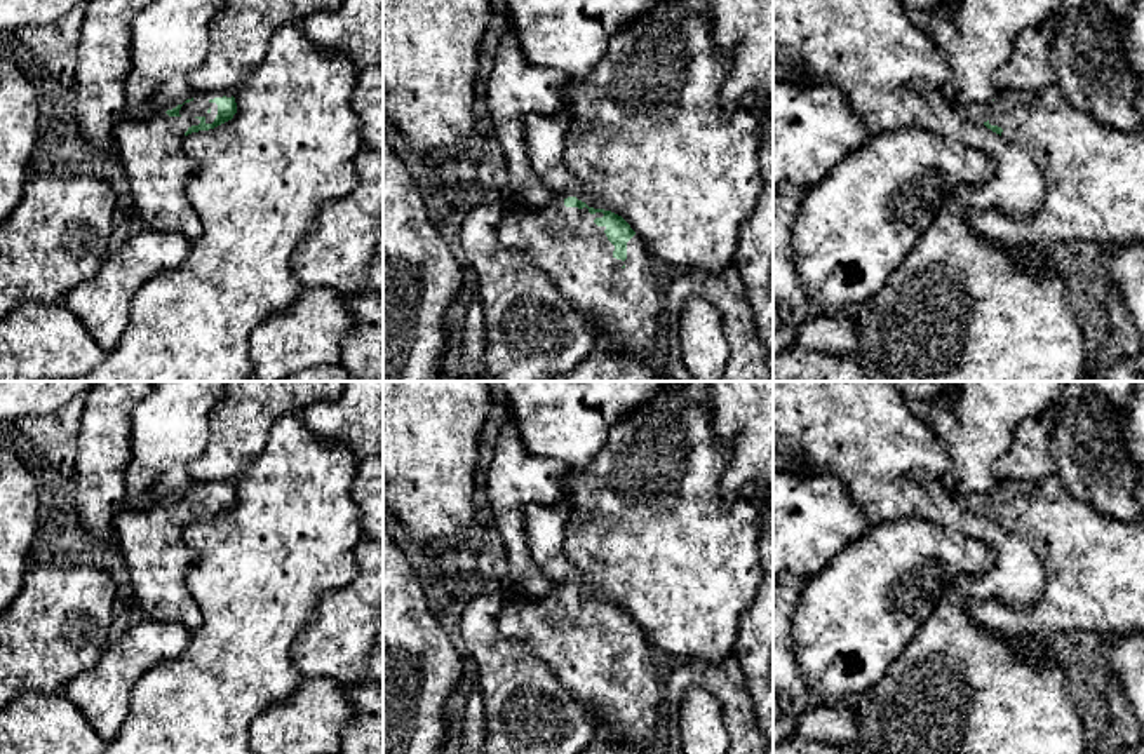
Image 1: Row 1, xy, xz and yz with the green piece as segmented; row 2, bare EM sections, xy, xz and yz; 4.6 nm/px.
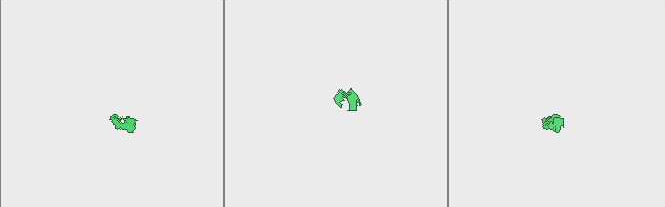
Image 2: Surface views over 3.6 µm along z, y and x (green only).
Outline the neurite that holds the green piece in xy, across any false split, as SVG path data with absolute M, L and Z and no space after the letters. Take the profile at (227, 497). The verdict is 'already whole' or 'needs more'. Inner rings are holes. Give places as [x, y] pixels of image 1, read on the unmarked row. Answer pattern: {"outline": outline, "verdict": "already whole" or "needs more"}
{"outline": "M211 481L197 482L165 503L155 503L148 508L124 507L113 515L113 535L131 576L134 601L148 618L178 622L190 632L202 623L200 609L186 589L186 575L197 555L185 543L183 529L192 522L214 519L232 510L235 503L233 482Z", "verdict": "needs more"}

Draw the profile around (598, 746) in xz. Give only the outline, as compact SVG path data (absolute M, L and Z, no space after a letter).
M596 738L585 751L580 754L662 754L656 749L643 749L629 744L608 744L604 740Z

